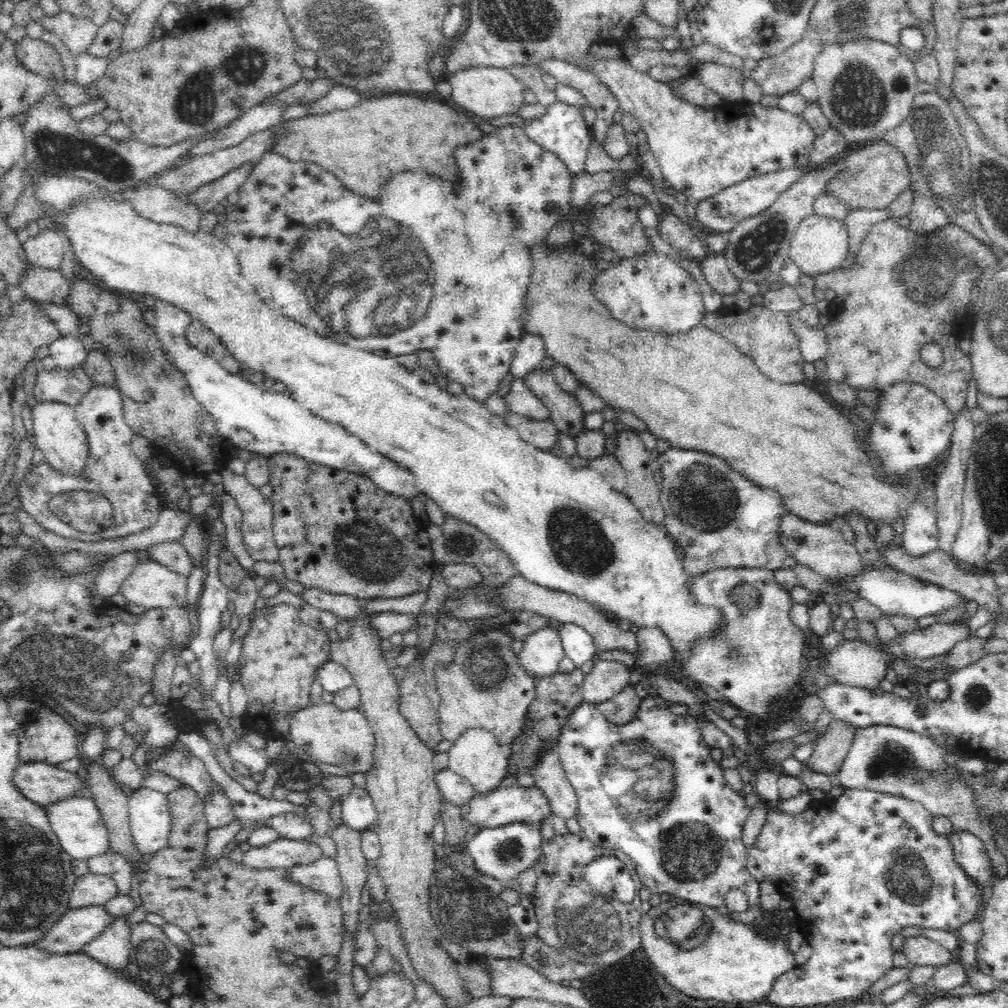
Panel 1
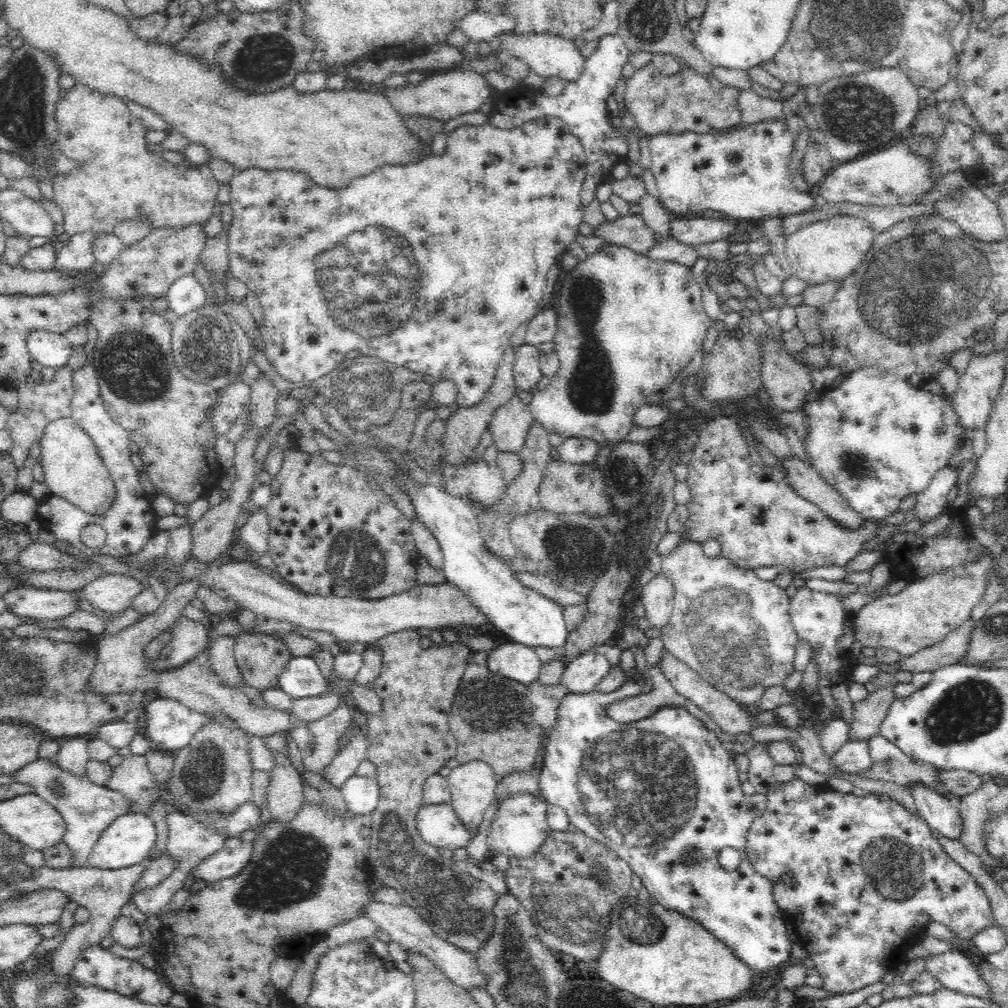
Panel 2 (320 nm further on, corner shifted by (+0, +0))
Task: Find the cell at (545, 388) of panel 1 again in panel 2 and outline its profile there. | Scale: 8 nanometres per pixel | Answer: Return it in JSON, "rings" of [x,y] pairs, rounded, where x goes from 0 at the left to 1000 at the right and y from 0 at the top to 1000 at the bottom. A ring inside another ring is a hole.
{"rings":[[[516,340],[511,347],[509,359],[509,374],[512,385],[529,389],[537,373],[535,349],[530,342]]]}

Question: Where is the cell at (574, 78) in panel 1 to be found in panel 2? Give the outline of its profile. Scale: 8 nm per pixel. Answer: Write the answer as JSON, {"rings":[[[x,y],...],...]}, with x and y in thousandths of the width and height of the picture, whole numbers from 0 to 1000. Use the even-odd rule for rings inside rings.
{"rings":[[[646,63],[630,69],[621,79],[620,107],[627,112],[635,134],[704,133],[734,123],[733,90],[710,78],[707,73],[696,73],[679,65],[668,75],[657,74]]]}

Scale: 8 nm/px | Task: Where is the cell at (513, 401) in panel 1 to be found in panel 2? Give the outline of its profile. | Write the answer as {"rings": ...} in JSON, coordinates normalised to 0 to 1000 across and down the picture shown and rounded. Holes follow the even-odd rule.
{"rings":[[[601,242],[597,248],[582,253],[580,258],[576,258],[566,267],[560,268],[551,284],[552,288],[548,296],[548,304],[553,309],[552,329],[549,333],[551,348],[555,355],[555,366],[546,376],[543,384],[537,388],[534,386],[528,390],[525,399],[530,417],[534,418],[542,428],[552,429],[560,435],[585,435],[590,437],[595,443],[603,438],[615,438],[625,433],[623,430],[629,423],[629,411],[635,403],[641,402],[641,397],[653,389],[657,389],[661,383],[665,383],[673,369],[677,367],[694,345],[700,333],[702,324],[706,321],[706,316],[700,312],[696,301],[696,287],[690,278],[687,266],[665,260],[652,259],[643,256],[642,253],[633,252],[620,244]]]}

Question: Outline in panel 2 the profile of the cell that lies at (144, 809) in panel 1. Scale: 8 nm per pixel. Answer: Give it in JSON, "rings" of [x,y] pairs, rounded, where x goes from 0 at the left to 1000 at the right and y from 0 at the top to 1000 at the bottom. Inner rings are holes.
{"rings":[[[125,807],[118,810],[103,823],[95,839],[86,851],[86,859],[103,863],[117,863],[137,856],[145,855],[148,843],[153,839],[155,822],[153,815],[145,808]]]}

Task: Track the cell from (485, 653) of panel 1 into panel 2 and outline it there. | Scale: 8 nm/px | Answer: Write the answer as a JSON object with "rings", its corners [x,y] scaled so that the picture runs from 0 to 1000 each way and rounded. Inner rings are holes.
{"rings":[[[481,654],[469,655],[459,667],[445,709],[445,724],[453,736],[451,752],[455,758],[466,754],[482,756],[488,761],[492,776],[507,767],[530,766],[540,729],[528,710],[523,680],[486,667]]]}

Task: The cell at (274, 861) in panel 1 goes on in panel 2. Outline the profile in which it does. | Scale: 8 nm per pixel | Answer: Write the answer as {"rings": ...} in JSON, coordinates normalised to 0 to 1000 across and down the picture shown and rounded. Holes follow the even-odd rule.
{"rings":[[[238,829],[227,831],[214,847],[204,850],[189,863],[188,871],[209,877],[233,870],[246,857],[250,842],[250,835],[239,833]]]}

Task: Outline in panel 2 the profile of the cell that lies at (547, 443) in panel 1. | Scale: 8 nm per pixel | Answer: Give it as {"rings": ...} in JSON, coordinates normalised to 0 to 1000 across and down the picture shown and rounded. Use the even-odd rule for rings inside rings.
{"rings":[[[513,392],[508,393],[490,408],[486,416],[484,426],[489,433],[489,441],[498,448],[518,446],[528,418],[526,402]]]}

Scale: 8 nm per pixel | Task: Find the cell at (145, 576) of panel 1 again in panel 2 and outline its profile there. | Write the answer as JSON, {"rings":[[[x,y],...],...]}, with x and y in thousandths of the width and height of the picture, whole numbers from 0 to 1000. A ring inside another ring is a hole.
{"rings":[[[105,569],[83,580],[80,592],[87,595],[93,603],[114,610],[131,601],[134,591],[143,584],[143,580],[133,573]]]}

